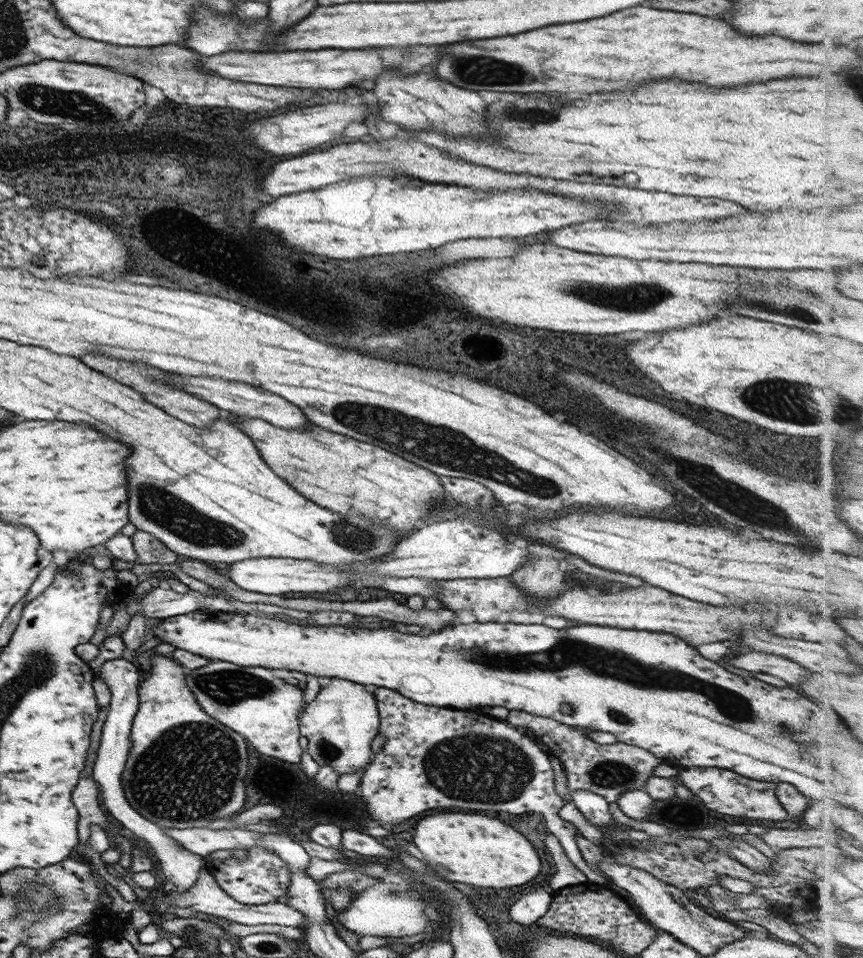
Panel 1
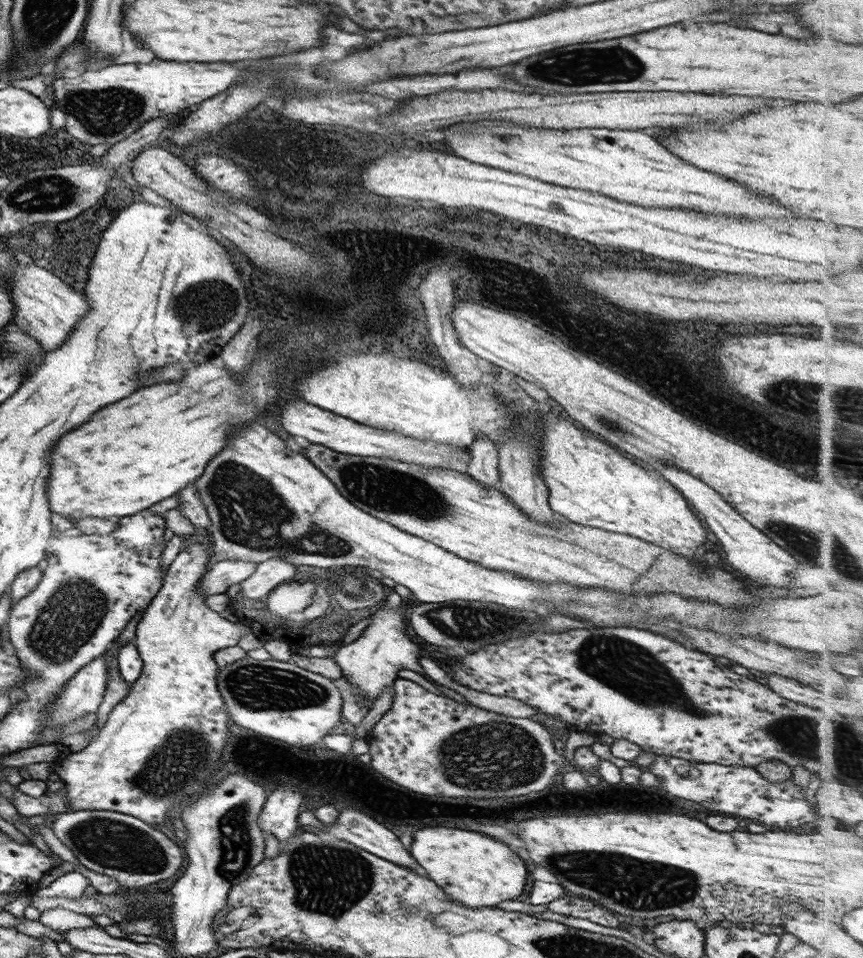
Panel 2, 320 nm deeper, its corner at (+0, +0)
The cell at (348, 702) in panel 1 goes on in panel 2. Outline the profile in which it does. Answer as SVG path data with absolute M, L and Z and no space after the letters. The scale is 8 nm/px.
M379 607L377 612L369 616L363 625L363 634L354 641L347 641L346 645L337 648L331 659L339 666L341 677L347 679L357 690L359 698L365 700L367 706L372 706L377 700L377 695L395 680L399 670L413 670L423 675L423 669L419 665L419 649L405 634L406 626L403 610Z

